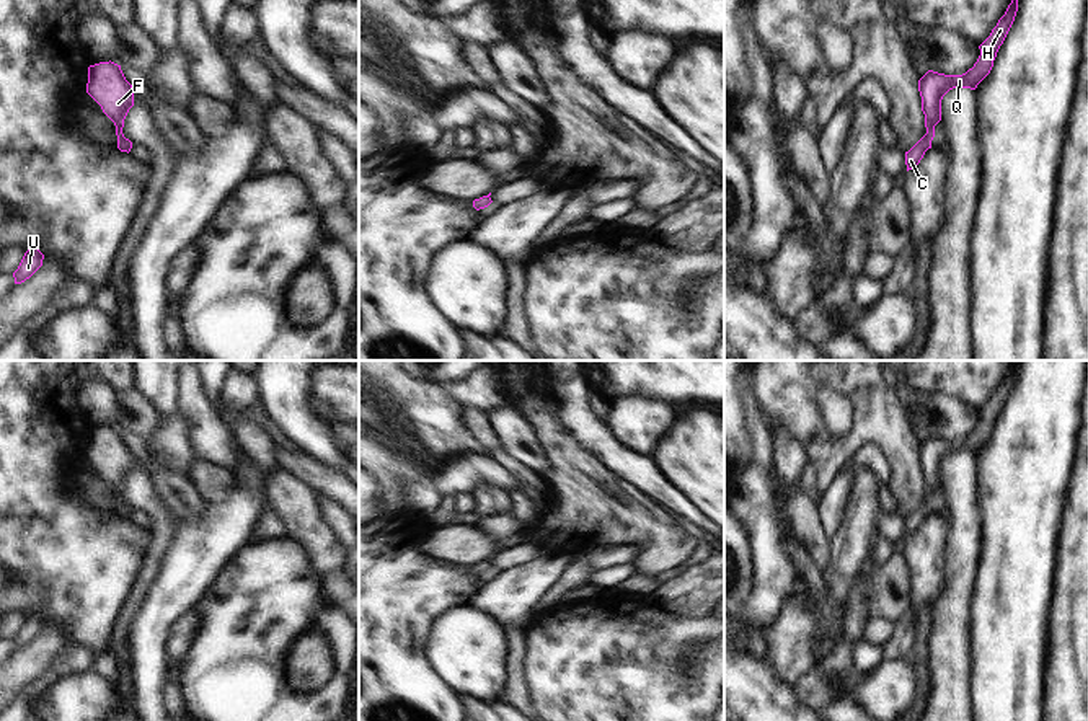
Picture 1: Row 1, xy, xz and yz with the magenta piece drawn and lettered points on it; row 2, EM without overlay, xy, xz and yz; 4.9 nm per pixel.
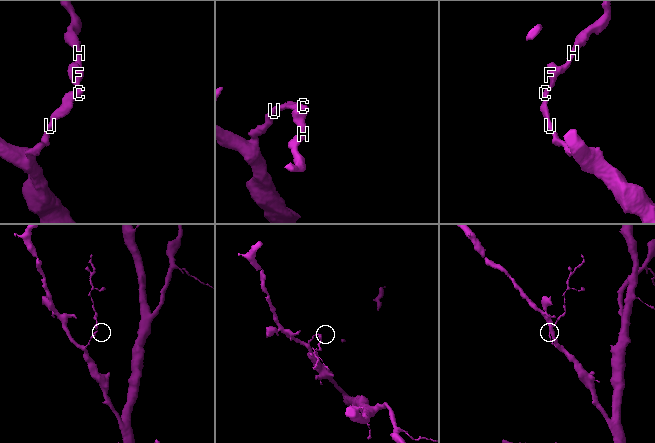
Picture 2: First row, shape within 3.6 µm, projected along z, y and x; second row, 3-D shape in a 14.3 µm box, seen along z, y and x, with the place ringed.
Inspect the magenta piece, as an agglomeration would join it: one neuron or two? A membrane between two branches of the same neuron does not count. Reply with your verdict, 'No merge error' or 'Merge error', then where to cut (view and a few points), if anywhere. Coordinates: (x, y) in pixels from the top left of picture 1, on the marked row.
No merge error. No split.

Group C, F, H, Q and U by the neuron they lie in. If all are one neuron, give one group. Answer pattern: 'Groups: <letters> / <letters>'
Groups: C F H Q U.

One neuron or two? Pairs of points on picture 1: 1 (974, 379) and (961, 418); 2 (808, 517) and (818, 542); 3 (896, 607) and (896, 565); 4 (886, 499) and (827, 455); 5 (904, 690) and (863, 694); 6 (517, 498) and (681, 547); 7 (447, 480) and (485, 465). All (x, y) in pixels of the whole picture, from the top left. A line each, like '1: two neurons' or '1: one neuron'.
1: two neurons
2: one neuron
3: one neuron
4: two neurons
5: one neuron
6: two neurons
7: one neuron

